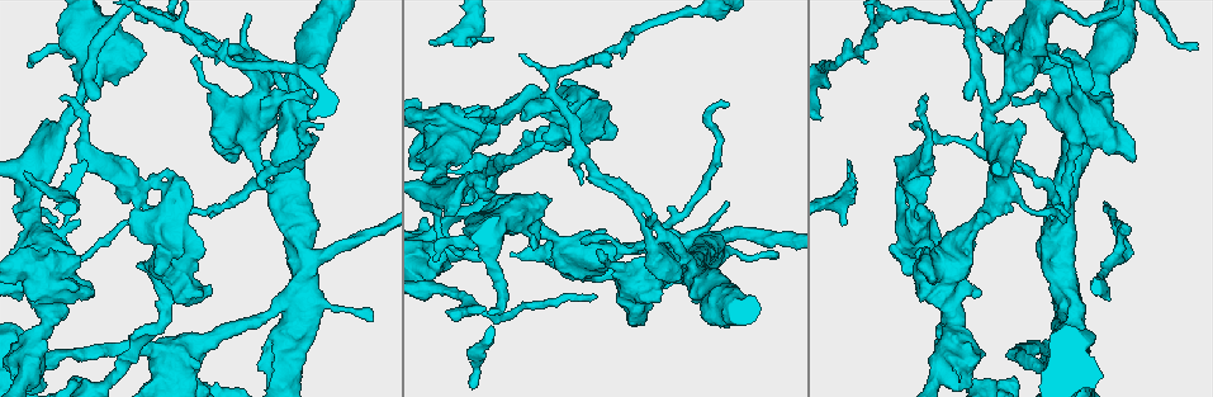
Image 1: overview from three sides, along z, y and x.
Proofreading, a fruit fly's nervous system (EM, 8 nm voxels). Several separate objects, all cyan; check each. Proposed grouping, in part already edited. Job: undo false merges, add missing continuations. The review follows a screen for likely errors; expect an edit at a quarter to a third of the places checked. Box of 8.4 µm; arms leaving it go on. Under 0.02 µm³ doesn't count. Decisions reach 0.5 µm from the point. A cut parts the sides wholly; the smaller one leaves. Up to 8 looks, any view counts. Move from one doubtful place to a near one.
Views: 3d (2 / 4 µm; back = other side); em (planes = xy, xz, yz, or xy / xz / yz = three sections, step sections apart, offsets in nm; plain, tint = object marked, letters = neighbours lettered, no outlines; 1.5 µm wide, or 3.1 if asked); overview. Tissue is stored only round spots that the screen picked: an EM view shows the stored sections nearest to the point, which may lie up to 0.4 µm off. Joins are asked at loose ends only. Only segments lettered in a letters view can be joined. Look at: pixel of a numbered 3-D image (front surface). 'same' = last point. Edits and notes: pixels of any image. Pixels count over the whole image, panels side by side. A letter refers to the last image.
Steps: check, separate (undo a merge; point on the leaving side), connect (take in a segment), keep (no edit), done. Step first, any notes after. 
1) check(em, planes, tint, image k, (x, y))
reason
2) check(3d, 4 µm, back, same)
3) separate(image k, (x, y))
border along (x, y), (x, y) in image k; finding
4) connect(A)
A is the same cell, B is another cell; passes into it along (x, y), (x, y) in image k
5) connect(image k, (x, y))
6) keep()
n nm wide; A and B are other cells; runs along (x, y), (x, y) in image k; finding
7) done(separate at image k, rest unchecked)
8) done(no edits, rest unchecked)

check(em, xz, step 8, tint, image 1, (481, 181))
thick turns thin

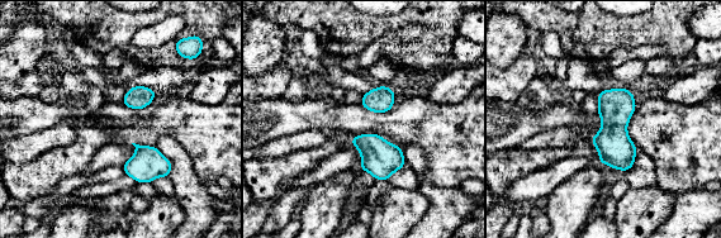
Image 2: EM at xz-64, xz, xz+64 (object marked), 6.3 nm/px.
check(em, planes, letters, same)

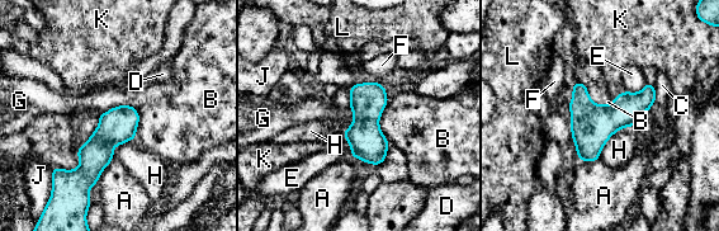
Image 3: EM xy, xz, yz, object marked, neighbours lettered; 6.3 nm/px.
keep()
H touches over 320 nm; A, B, C, D, E, F, G, H, J, K and L are other cells; border along (633, 126), (619, 128), (597, 159) in image 3; one neuron here

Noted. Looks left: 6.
check(3d, 2 µm, image 1, (490, 39))
branch stops here

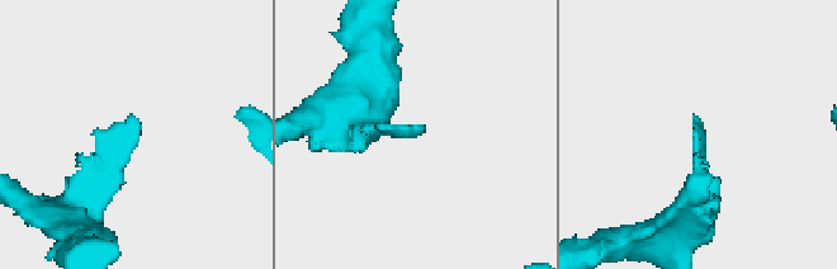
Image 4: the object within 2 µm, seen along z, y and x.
check(em, planes, tint, image 4, (131, 113))

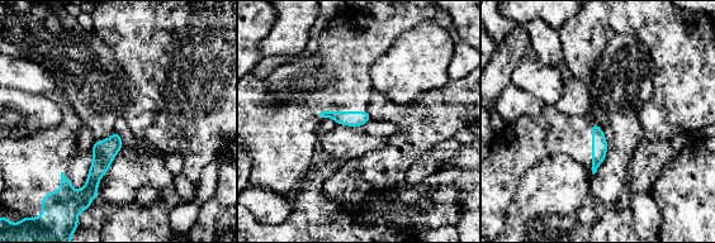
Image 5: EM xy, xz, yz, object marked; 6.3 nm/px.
check(em, planes, letters, same)
see the neighbours

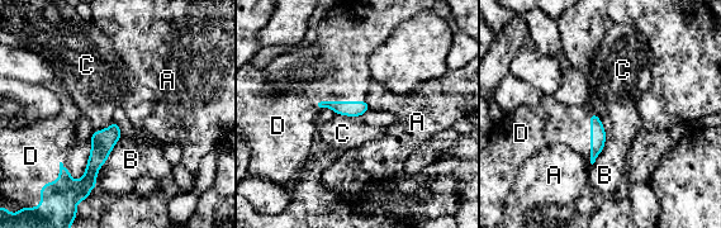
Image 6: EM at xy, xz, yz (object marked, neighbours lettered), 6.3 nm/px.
keep()
A, B, C and D are other cells; border along (365, 100), (317, 100), (313, 104) in image 6; none of them fits

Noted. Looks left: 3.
check(3d, 4 µm, image 1, (1069, 65))
an open end

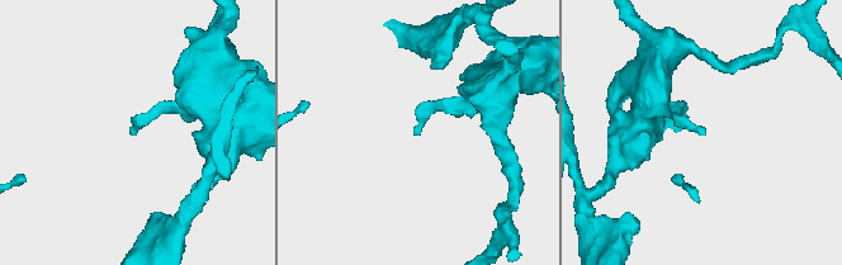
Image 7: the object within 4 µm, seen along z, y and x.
check(em, planes, letters, image 7, (416, 135))
now the EM

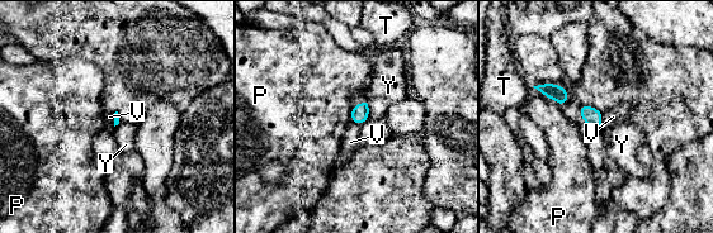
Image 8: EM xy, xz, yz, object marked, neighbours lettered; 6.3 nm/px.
keep()
P, T, V and Y are other cells; border along (600, 113), (601, 127) in image 8; no lettered segment goes on from it

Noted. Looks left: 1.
done(no edits, rest unchecked)

